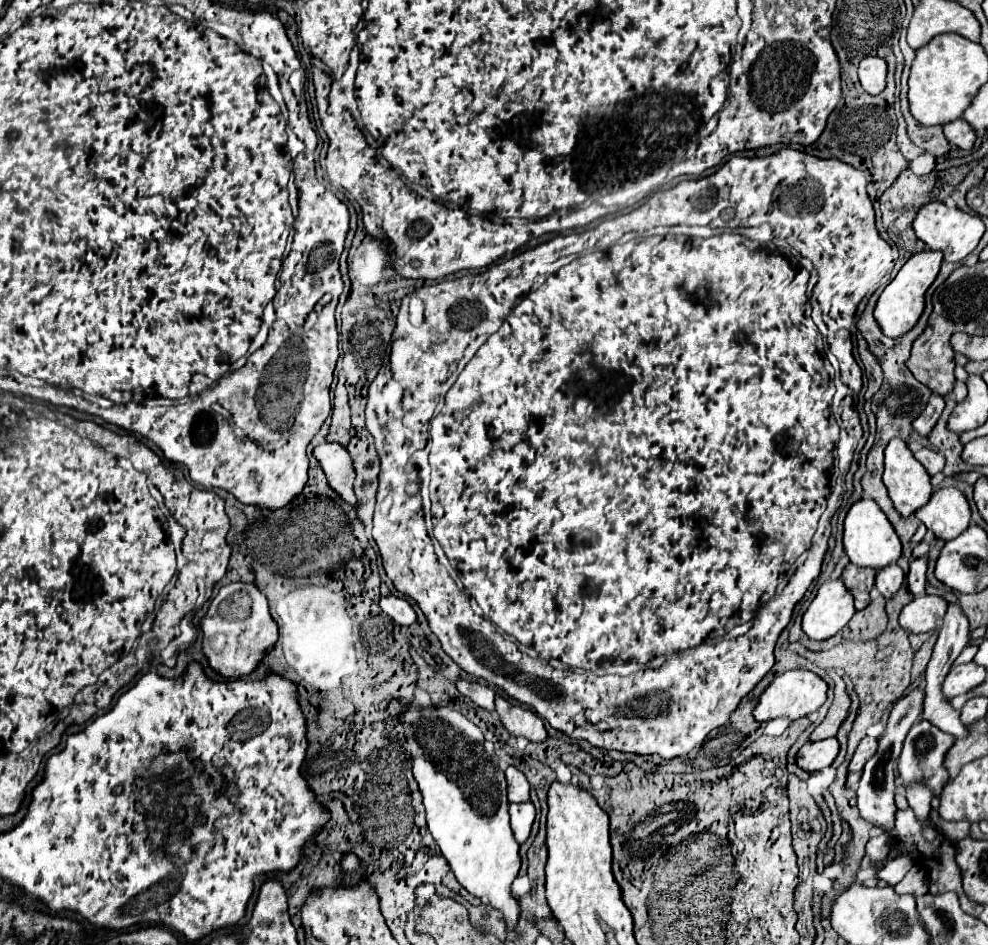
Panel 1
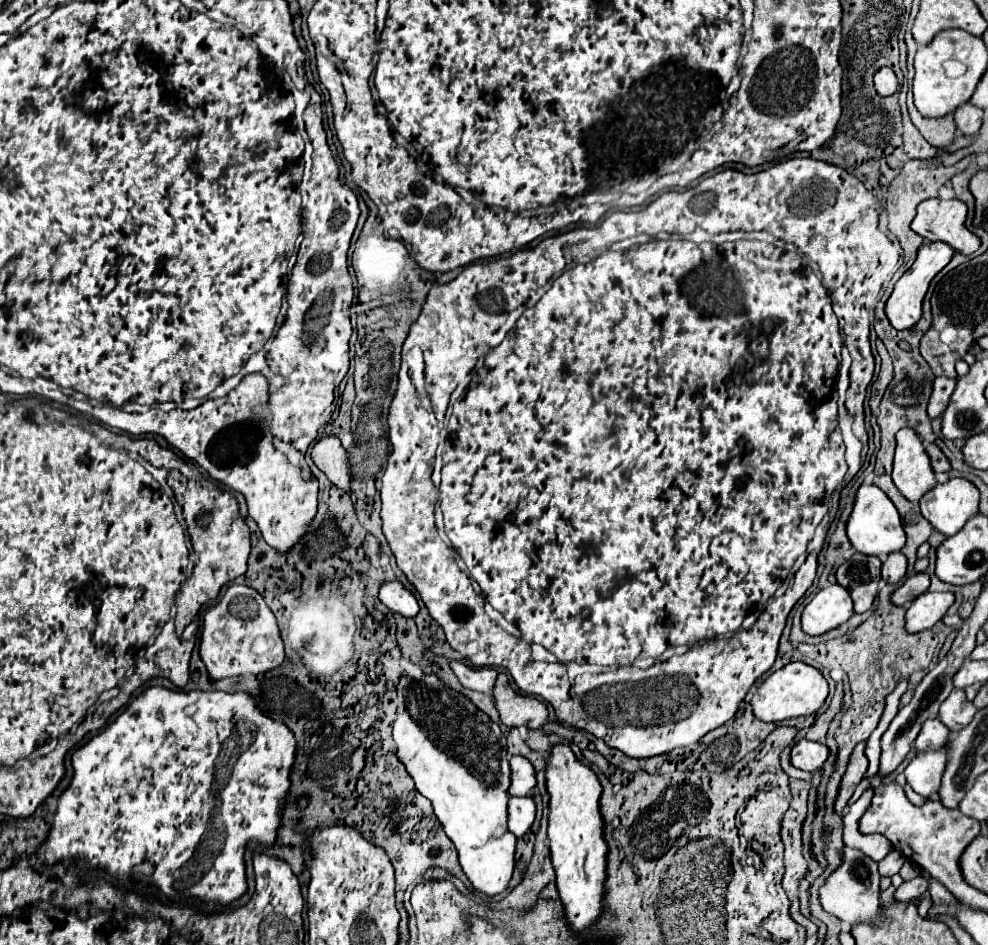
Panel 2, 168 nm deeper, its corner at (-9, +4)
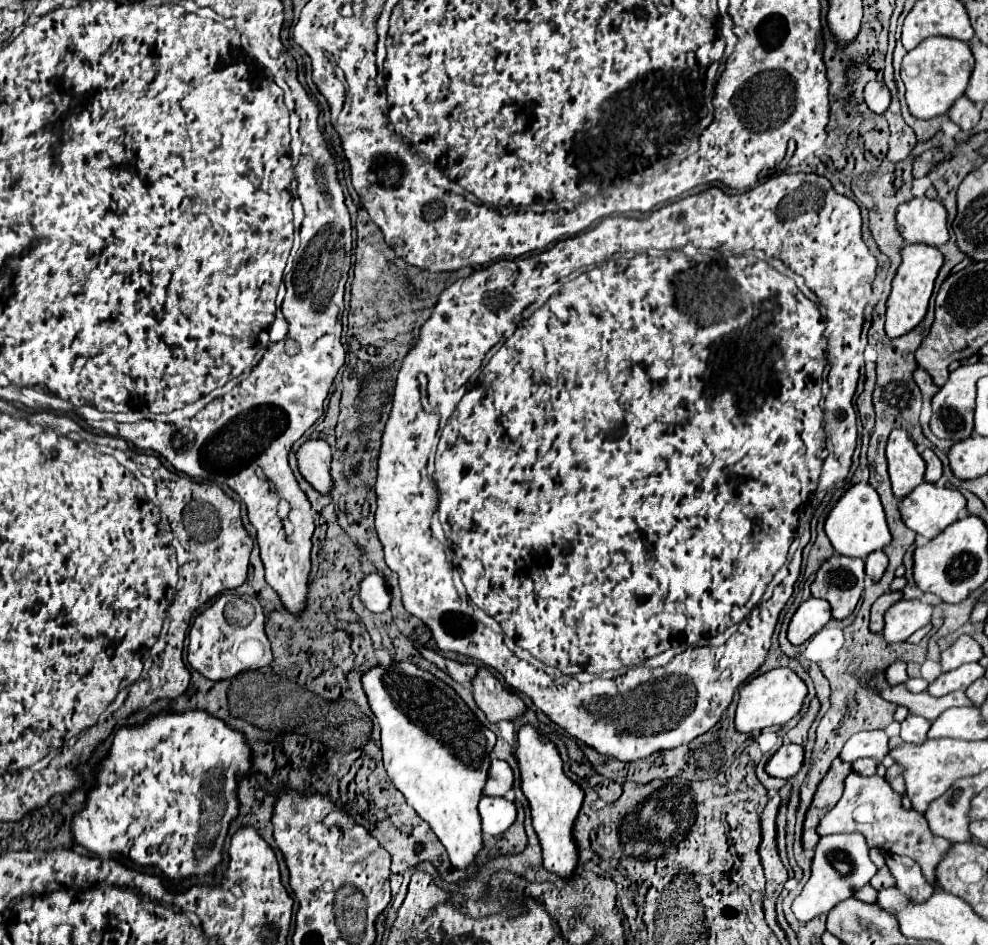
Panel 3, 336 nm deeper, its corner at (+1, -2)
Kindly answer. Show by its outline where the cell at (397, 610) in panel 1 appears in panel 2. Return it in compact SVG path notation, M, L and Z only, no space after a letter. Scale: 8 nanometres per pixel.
M398 579L384 581L378 597L394 613L400 613L404 617L416 617L418 615L420 607L418 607L416 597L408 589L404 589L404 585Z

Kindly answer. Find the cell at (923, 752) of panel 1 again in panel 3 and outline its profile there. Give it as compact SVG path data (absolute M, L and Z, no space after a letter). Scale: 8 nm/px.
M908 715L902 723L902 731L900 731L900 737L906 741L906 743L924 743L926 741L926 733L930 729L930 721L920 717L920 715Z

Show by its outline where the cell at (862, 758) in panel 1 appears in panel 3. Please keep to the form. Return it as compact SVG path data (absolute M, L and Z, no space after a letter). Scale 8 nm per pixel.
M836 757L832 761L830 771L826 773L826 777L822 779L822 783L818 785L818 791L814 795L814 801L806 813L806 821L804 821L804 849L812 851L816 847L816 841L820 839L820 835L816 833L816 827L820 823L820 819L836 805L836 801L840 799L840 793L844 789L844 779L848 777L848 773L852 771L852 765L842 761L840 757Z

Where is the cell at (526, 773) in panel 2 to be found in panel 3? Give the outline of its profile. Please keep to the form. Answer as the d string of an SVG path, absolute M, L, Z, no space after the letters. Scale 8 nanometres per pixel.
M494 759L488 771L488 785L484 787L484 795L488 797L504 797L514 785L514 773L506 761Z

